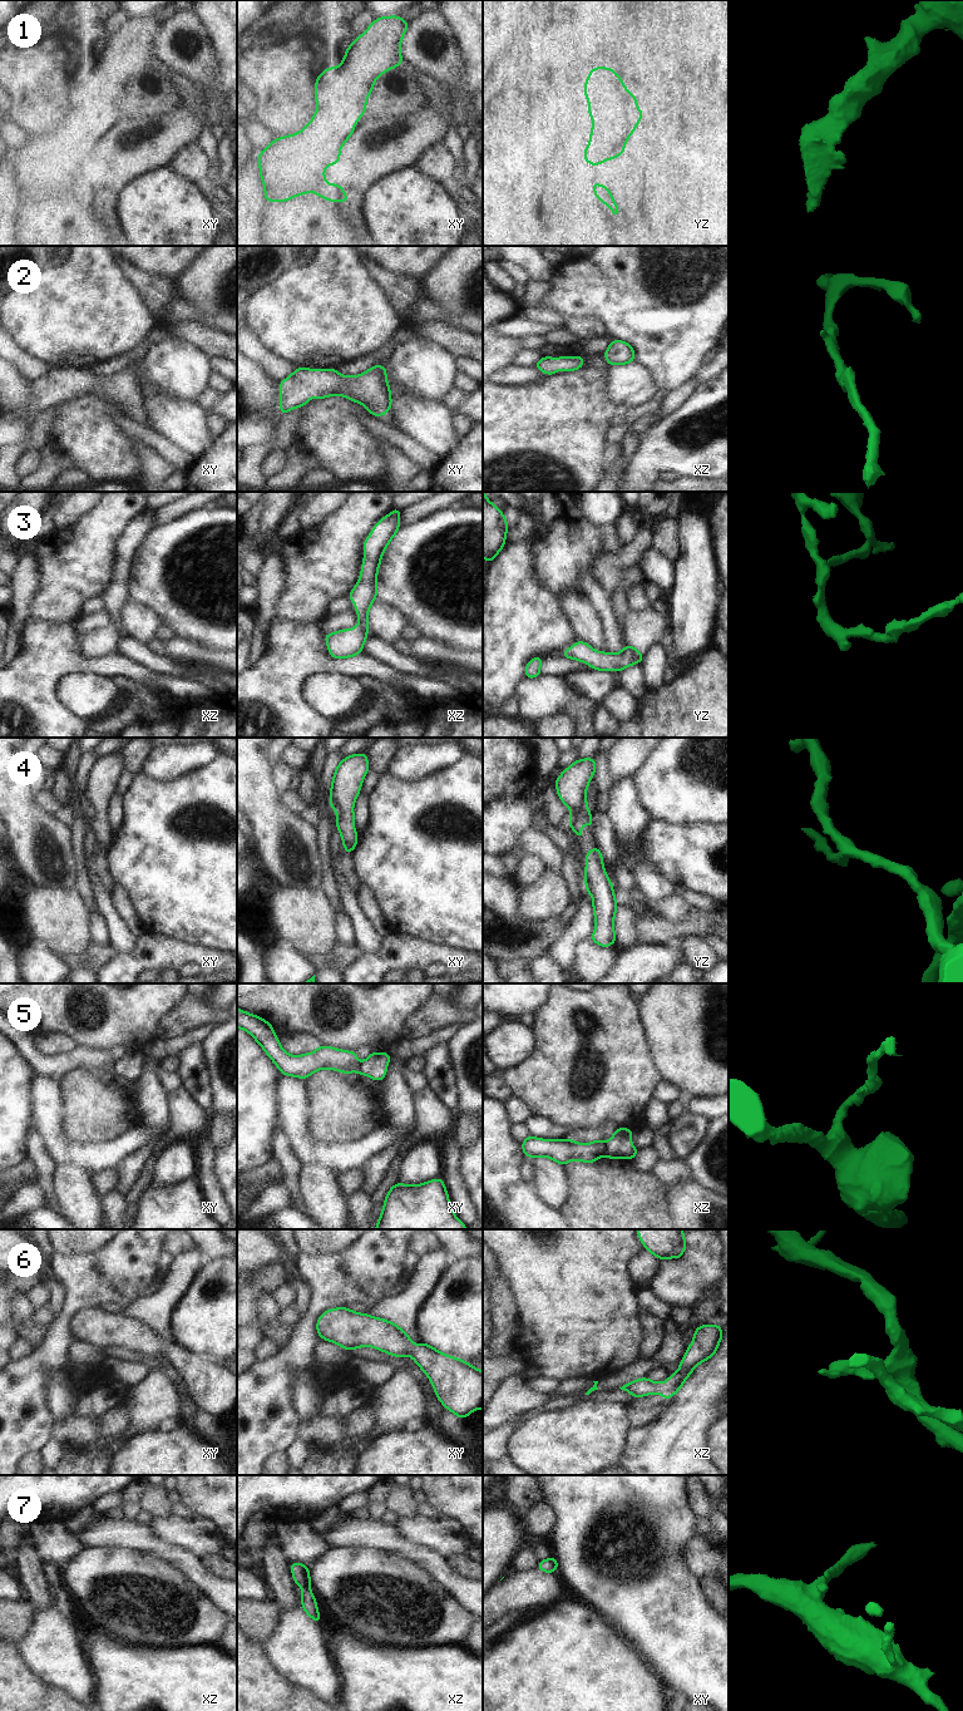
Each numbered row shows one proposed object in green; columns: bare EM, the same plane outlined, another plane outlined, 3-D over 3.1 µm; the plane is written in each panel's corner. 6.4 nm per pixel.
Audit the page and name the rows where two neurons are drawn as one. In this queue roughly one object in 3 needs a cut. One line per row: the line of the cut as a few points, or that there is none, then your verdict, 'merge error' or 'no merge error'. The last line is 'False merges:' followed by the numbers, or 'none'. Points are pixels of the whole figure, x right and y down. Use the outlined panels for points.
1: no cut; no merge error
2: no cut; no merge error
3: no cut; no merge error
4: no cut; no merge error
5: cut in xz along (603, 1144), (606, 1154); merge error
6: no cut; no merge error
7: no cut; no merge error
False merges: 5

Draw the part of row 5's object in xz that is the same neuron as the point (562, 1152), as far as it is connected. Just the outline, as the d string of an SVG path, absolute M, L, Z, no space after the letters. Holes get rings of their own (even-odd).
M528 1135L523 1140L522 1150L529 1159L548 1157L562 1165L571 1160L594 1163L598 1158L606 1155L604 1144L599 1139L589 1144L581 1144L571 1139L548 1140Z

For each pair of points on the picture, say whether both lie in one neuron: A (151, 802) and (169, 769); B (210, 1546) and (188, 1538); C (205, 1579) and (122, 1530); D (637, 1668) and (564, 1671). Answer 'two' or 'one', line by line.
A: two
B: one
C: one
D: one

